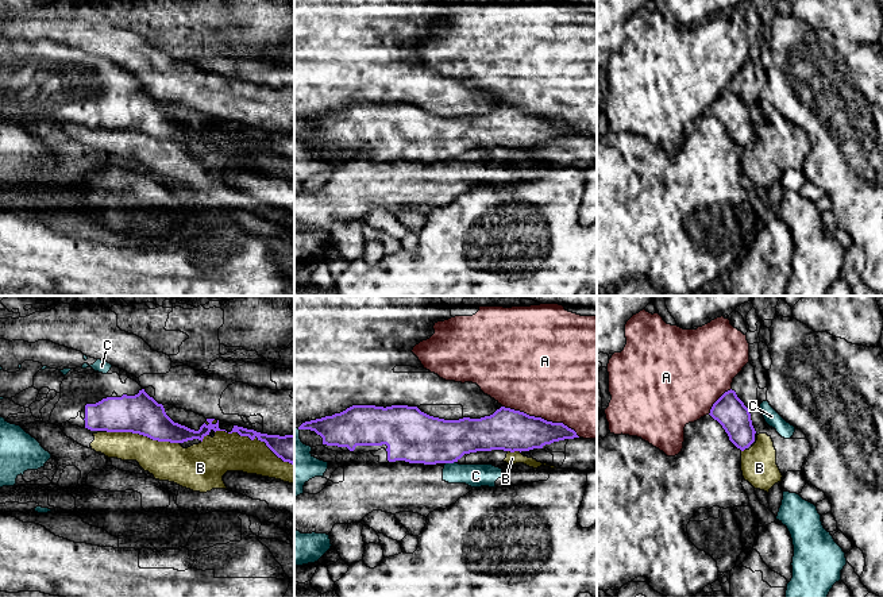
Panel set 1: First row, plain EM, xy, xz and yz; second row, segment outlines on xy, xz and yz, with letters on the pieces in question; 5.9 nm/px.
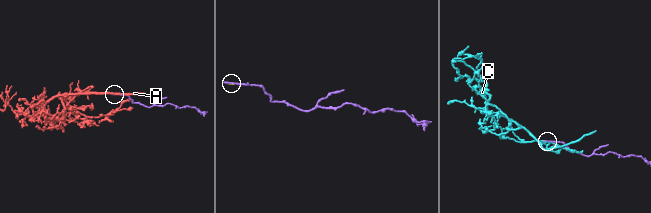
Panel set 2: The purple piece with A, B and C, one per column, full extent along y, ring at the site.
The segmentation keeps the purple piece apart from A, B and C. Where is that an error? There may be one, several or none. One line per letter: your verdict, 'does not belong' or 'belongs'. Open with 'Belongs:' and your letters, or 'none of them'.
Belongs: none of them
A: does not belong
B: does not belong
C: does not belong

